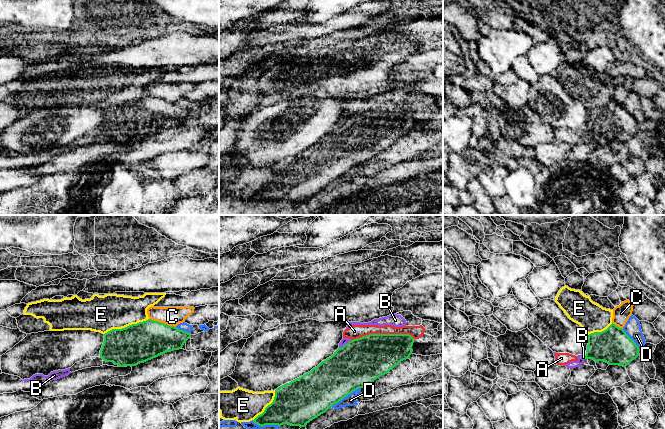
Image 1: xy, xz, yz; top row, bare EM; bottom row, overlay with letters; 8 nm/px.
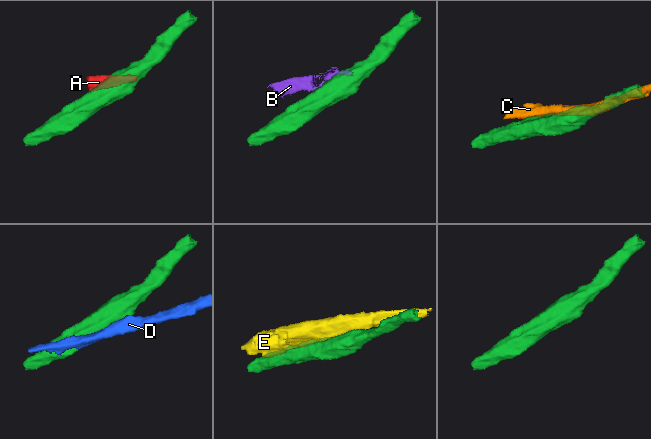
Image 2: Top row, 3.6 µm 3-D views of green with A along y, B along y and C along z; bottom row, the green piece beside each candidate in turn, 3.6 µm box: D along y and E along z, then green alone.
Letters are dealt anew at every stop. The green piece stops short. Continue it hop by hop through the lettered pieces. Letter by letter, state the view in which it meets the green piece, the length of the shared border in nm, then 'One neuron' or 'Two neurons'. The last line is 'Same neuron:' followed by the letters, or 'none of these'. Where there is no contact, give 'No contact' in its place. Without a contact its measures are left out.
A: Touches green in xz. Shared border 550 nm. Two neurons
B: Touches green in xz. Shared border 80 nm. Two neurons
C: Touches green in xy. Shared border 220 nm. Two neurons
D: Touches green in xz. Shared border 280 nm. Two neurons
E: Touches green in xy. Shared border 380 nm. Two neurons
Same neuron: none of these

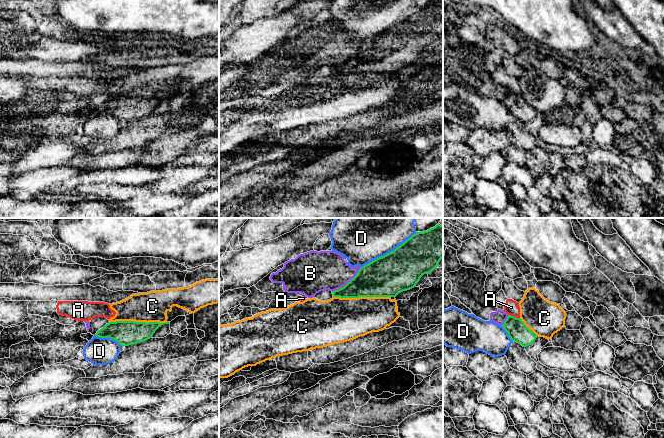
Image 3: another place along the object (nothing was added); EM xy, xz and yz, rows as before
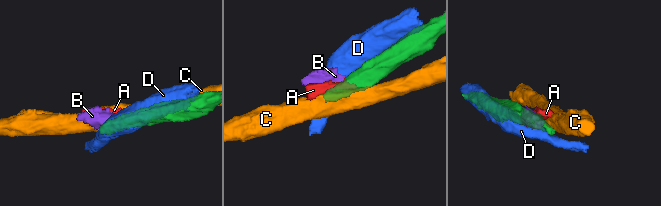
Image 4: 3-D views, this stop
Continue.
A: Touches green in yz. Shared border 100 nm. Two neurons
B: Touches green in xz. Shared border 260 nm. Two neurons
C: Touches green in xy. Shared border 460 nm. Two neurons
D: Touches green in xz. Shared border 550 nm. Two neurons
Same neuron: none of these

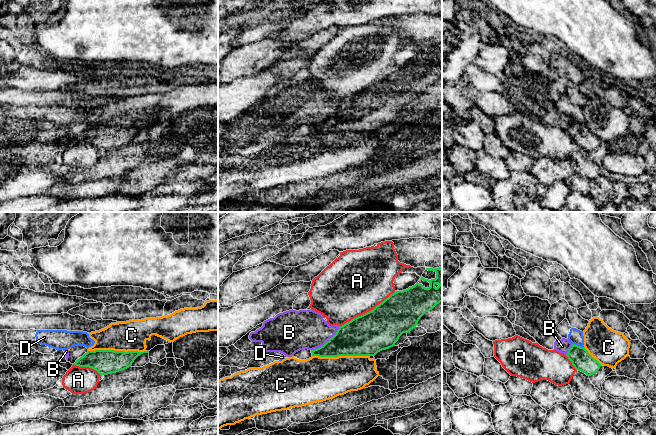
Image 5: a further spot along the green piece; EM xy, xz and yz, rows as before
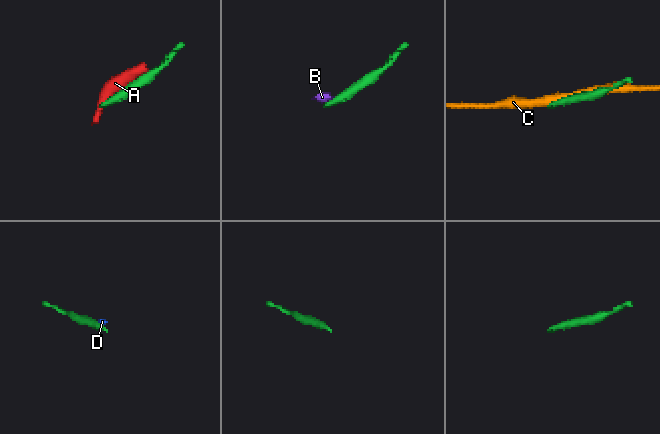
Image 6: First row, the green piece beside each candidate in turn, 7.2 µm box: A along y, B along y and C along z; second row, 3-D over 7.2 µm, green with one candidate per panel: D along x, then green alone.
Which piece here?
A: Touches green in xz. Shared border 550 nm. Two neurons
B: Touches green in xz. Shared border 260 nm. Two neurons
C: Touches green in xy. Shared border 460 nm. Two neurons
D: Touches green in yz. Shared border 100 nm. Two neurons
Same neuron: none of these

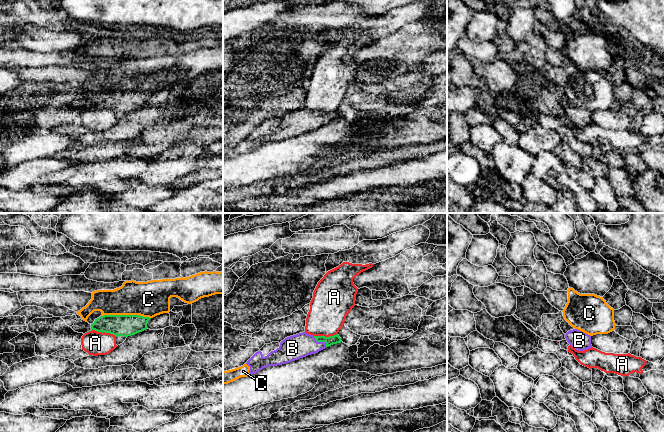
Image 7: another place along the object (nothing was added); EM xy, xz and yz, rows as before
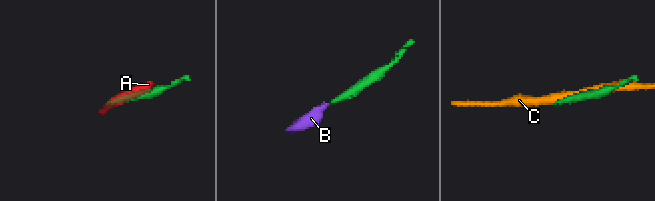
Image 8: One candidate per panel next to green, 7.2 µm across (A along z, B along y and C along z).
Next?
A: Touches green in xy. Shared border 220 nm. Two neurons
B: Touches green in xz. Shared border 140 nm. One neuron
C: Touches green in xy. Shared border 400 nm. Two neurons
Same neuron: B

